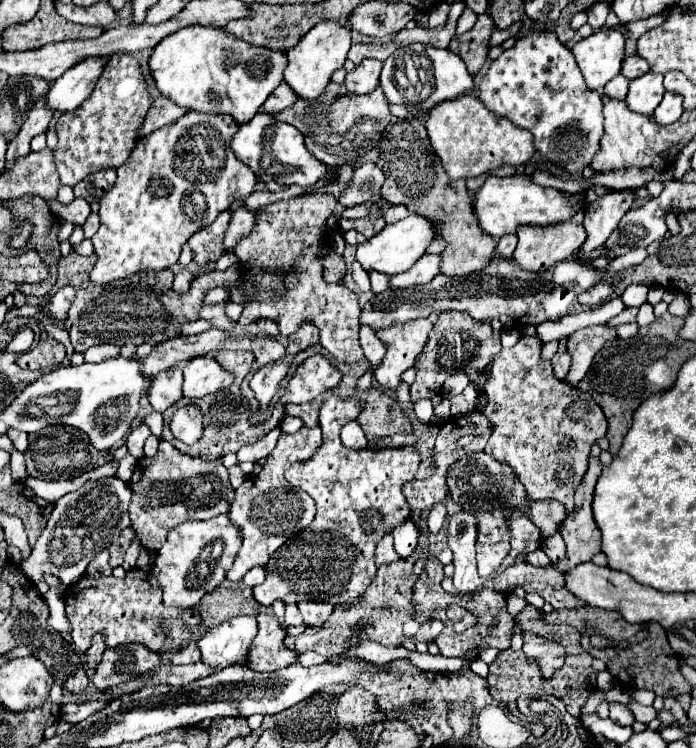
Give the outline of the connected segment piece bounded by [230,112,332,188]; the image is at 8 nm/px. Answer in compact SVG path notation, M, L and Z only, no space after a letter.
M258 112L252 122L242 124L230 146L236 158L246 162L262 182L278 182L284 186L298 184L302 188L312 188L316 182L326 180L326 174L332 174L330 168L324 166L324 162L320 162L306 148L302 132L264 112Z

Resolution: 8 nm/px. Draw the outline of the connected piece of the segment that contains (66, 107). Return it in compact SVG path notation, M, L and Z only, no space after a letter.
M88 58L66 70L50 88L46 96L46 108L54 114L74 112L94 90L104 64L106 58Z

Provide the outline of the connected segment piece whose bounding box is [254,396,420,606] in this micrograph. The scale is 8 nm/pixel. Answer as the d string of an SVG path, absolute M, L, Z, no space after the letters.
M332 396L324 402L320 410L320 428L322 428L322 446L314 454L314 458L294 464L286 472L286 480L296 486L306 490L314 500L316 500L316 518L314 522L302 532L296 534L290 542L286 542L280 550L274 552L270 562L266 564L266 582L260 586L254 586L254 598L270 606L276 600L282 600L284 604L298 604L304 600L314 600L314 602L330 602L334 606L354 602L364 596L366 588L370 586L374 574L376 574L376 564L374 564L374 550L380 538L390 534L398 524L406 522L410 518L410 506L406 498L402 496L402 484L408 480L414 480L416 470L420 466L420 454L414 446L404 446L404 448L382 448L382 450L350 450L344 448L340 442L340 428L354 420L360 414L360 402L354 400L344 400L338 396Z

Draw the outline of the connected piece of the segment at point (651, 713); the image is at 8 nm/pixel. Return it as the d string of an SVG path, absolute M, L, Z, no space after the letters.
M632 700L632 704L630 704L630 710L634 712L636 720L642 722L642 724L648 724L648 722L652 722L652 720L658 716L658 710L656 710L654 706L640 706L640 704L634 702L634 700Z

